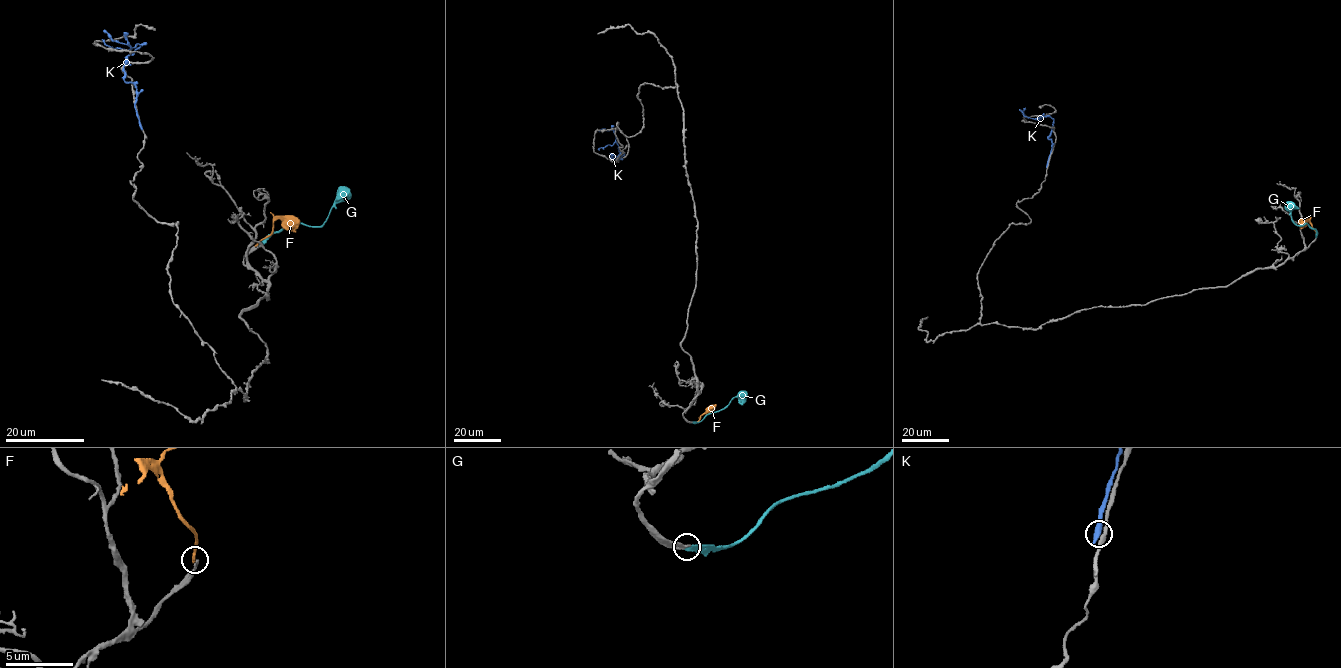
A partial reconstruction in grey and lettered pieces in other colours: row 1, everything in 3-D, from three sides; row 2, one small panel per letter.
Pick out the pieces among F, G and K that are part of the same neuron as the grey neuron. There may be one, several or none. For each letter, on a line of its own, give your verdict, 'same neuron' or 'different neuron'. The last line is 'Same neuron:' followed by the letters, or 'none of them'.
F: different neuron
G: same neuron
K: different neuron
Same neuron: G

